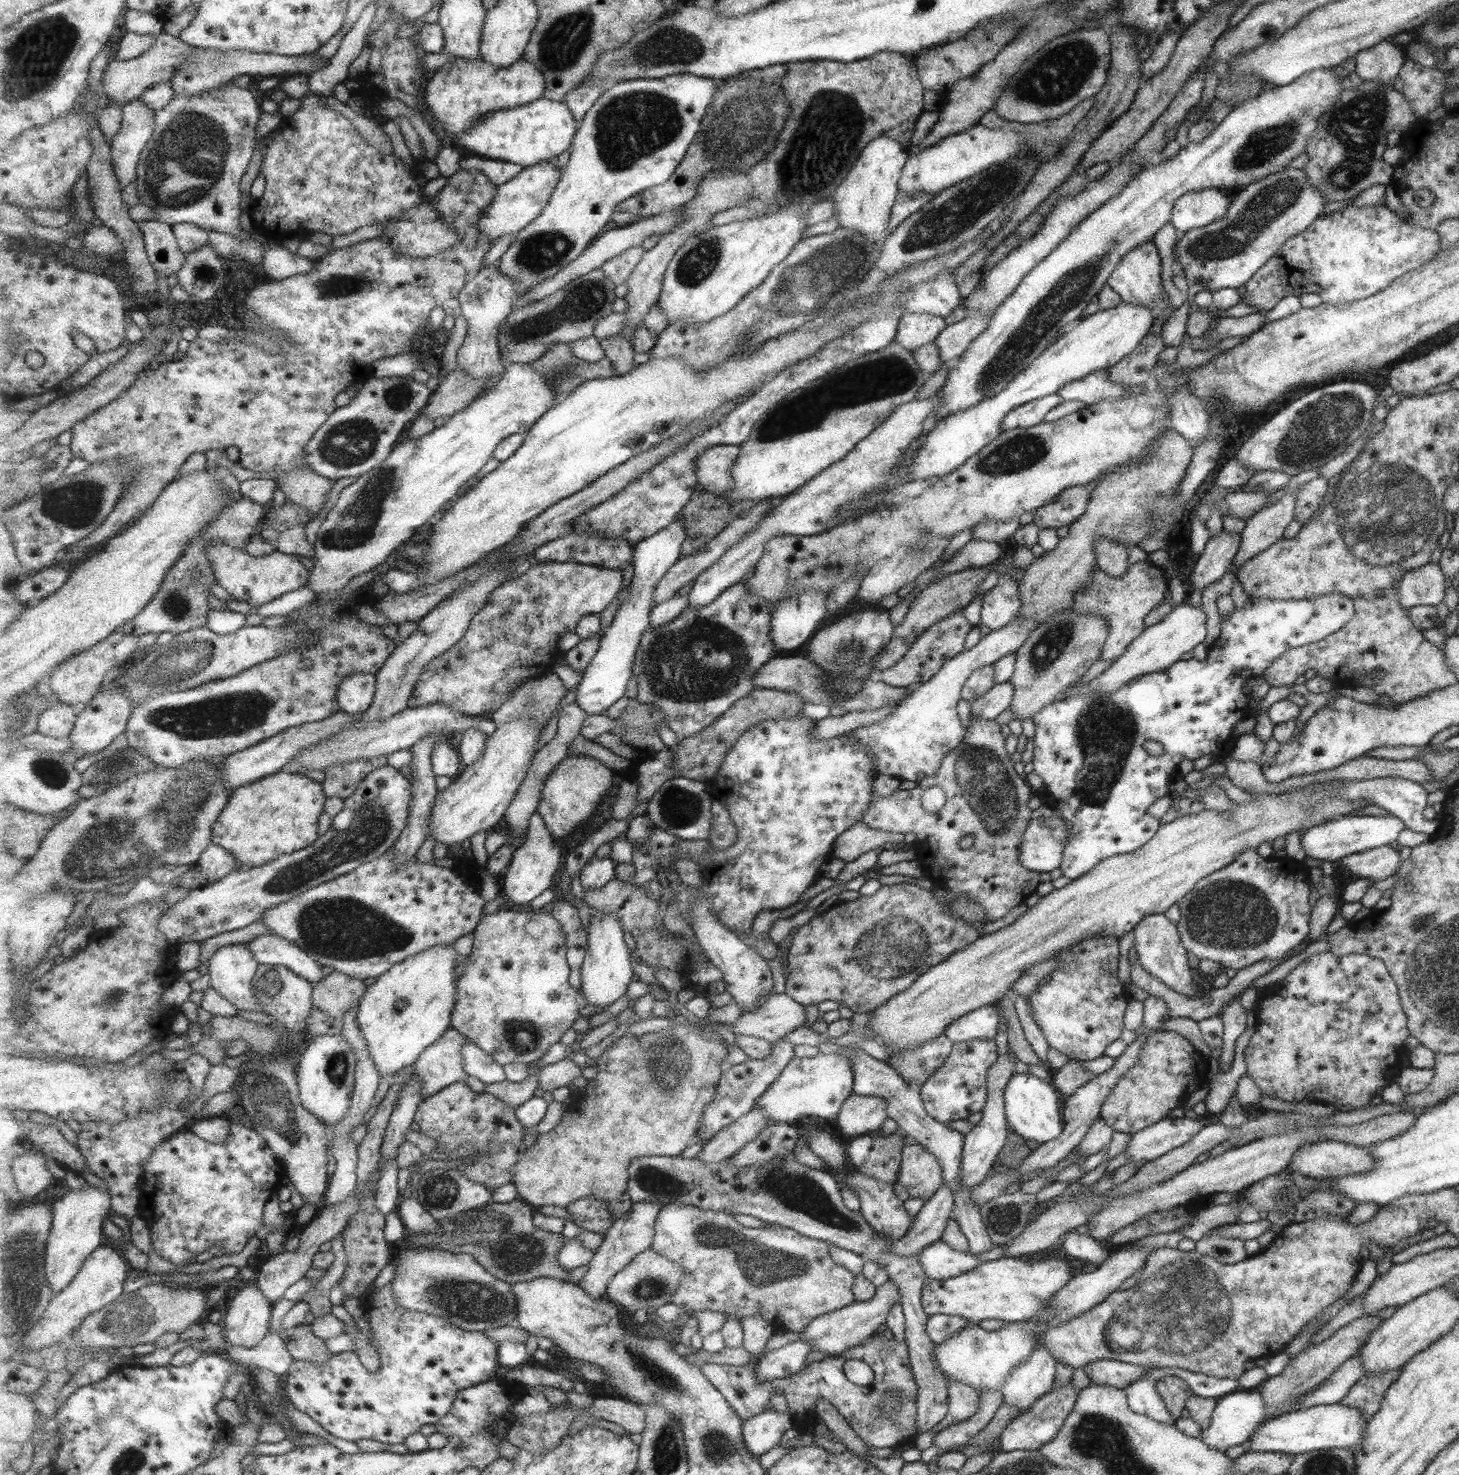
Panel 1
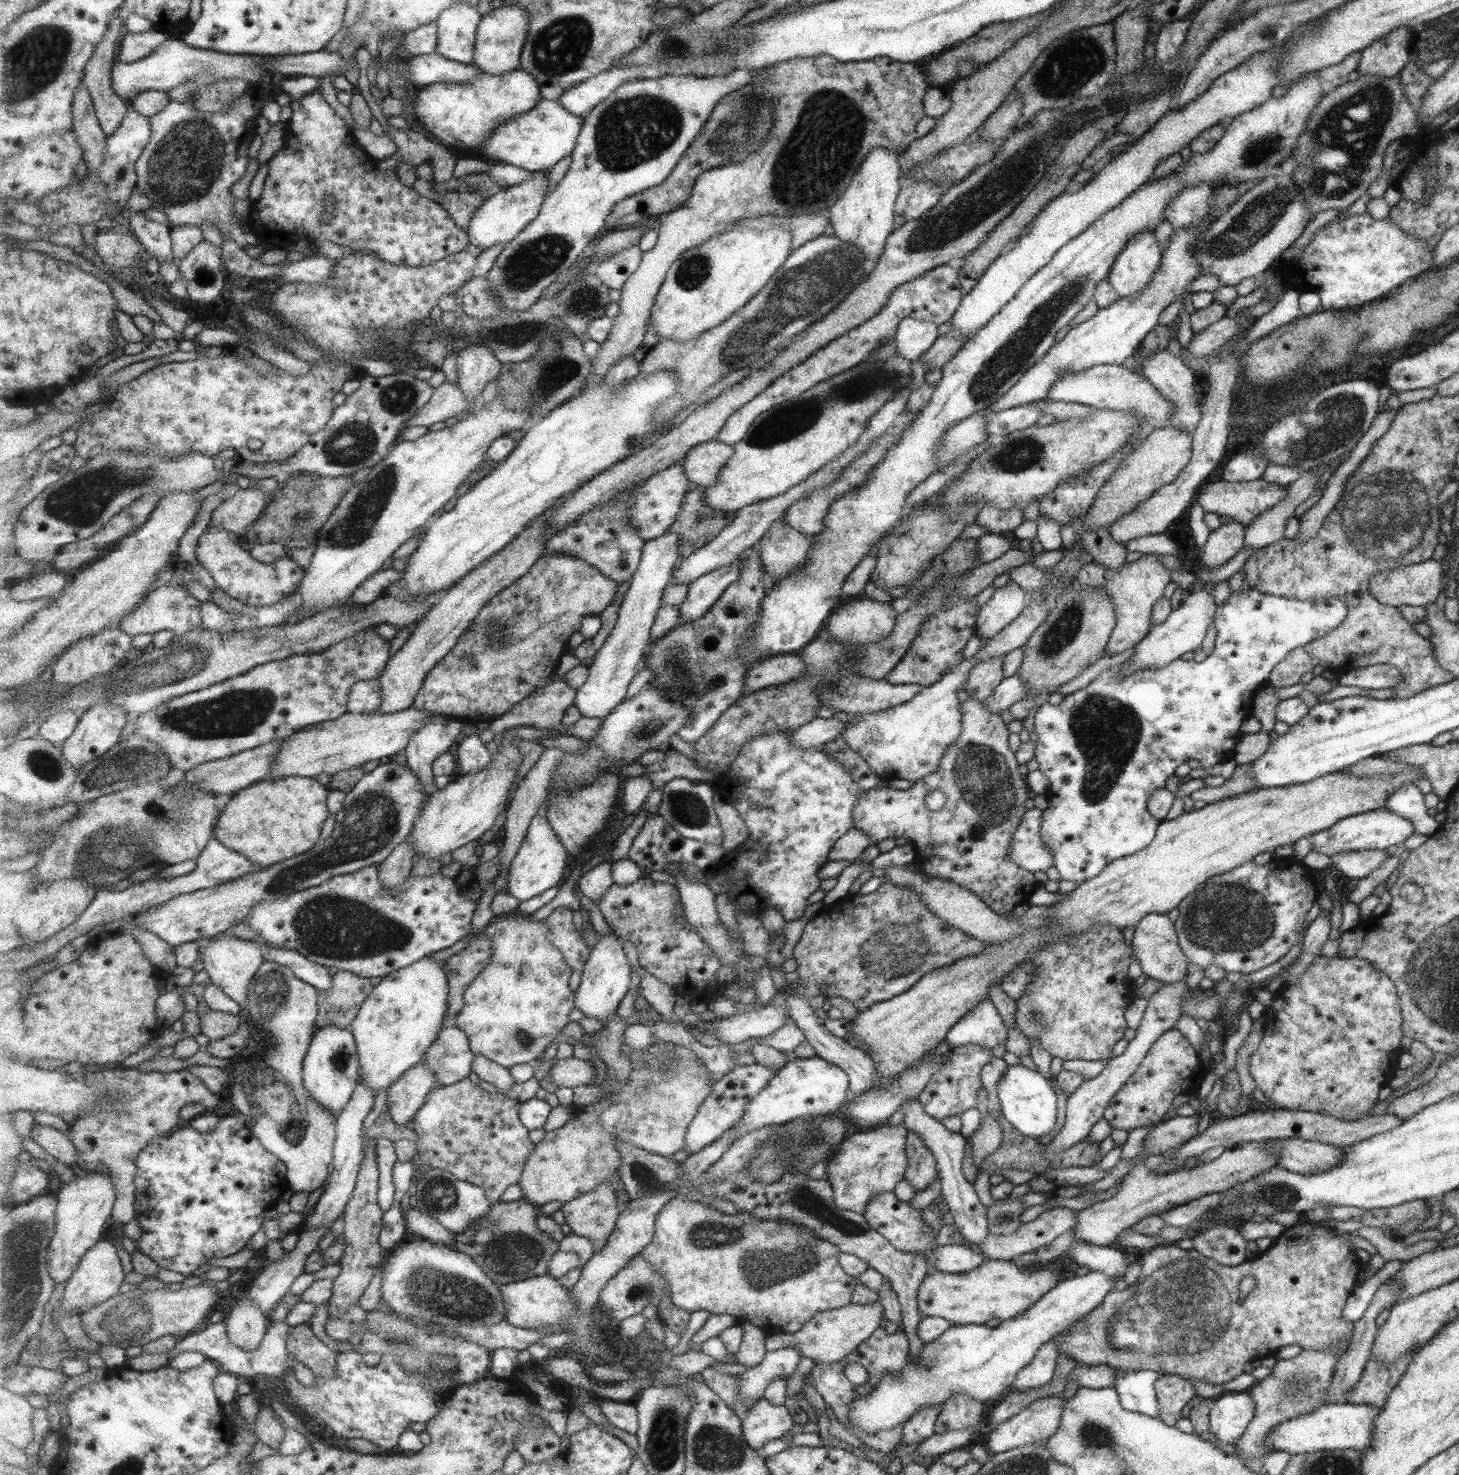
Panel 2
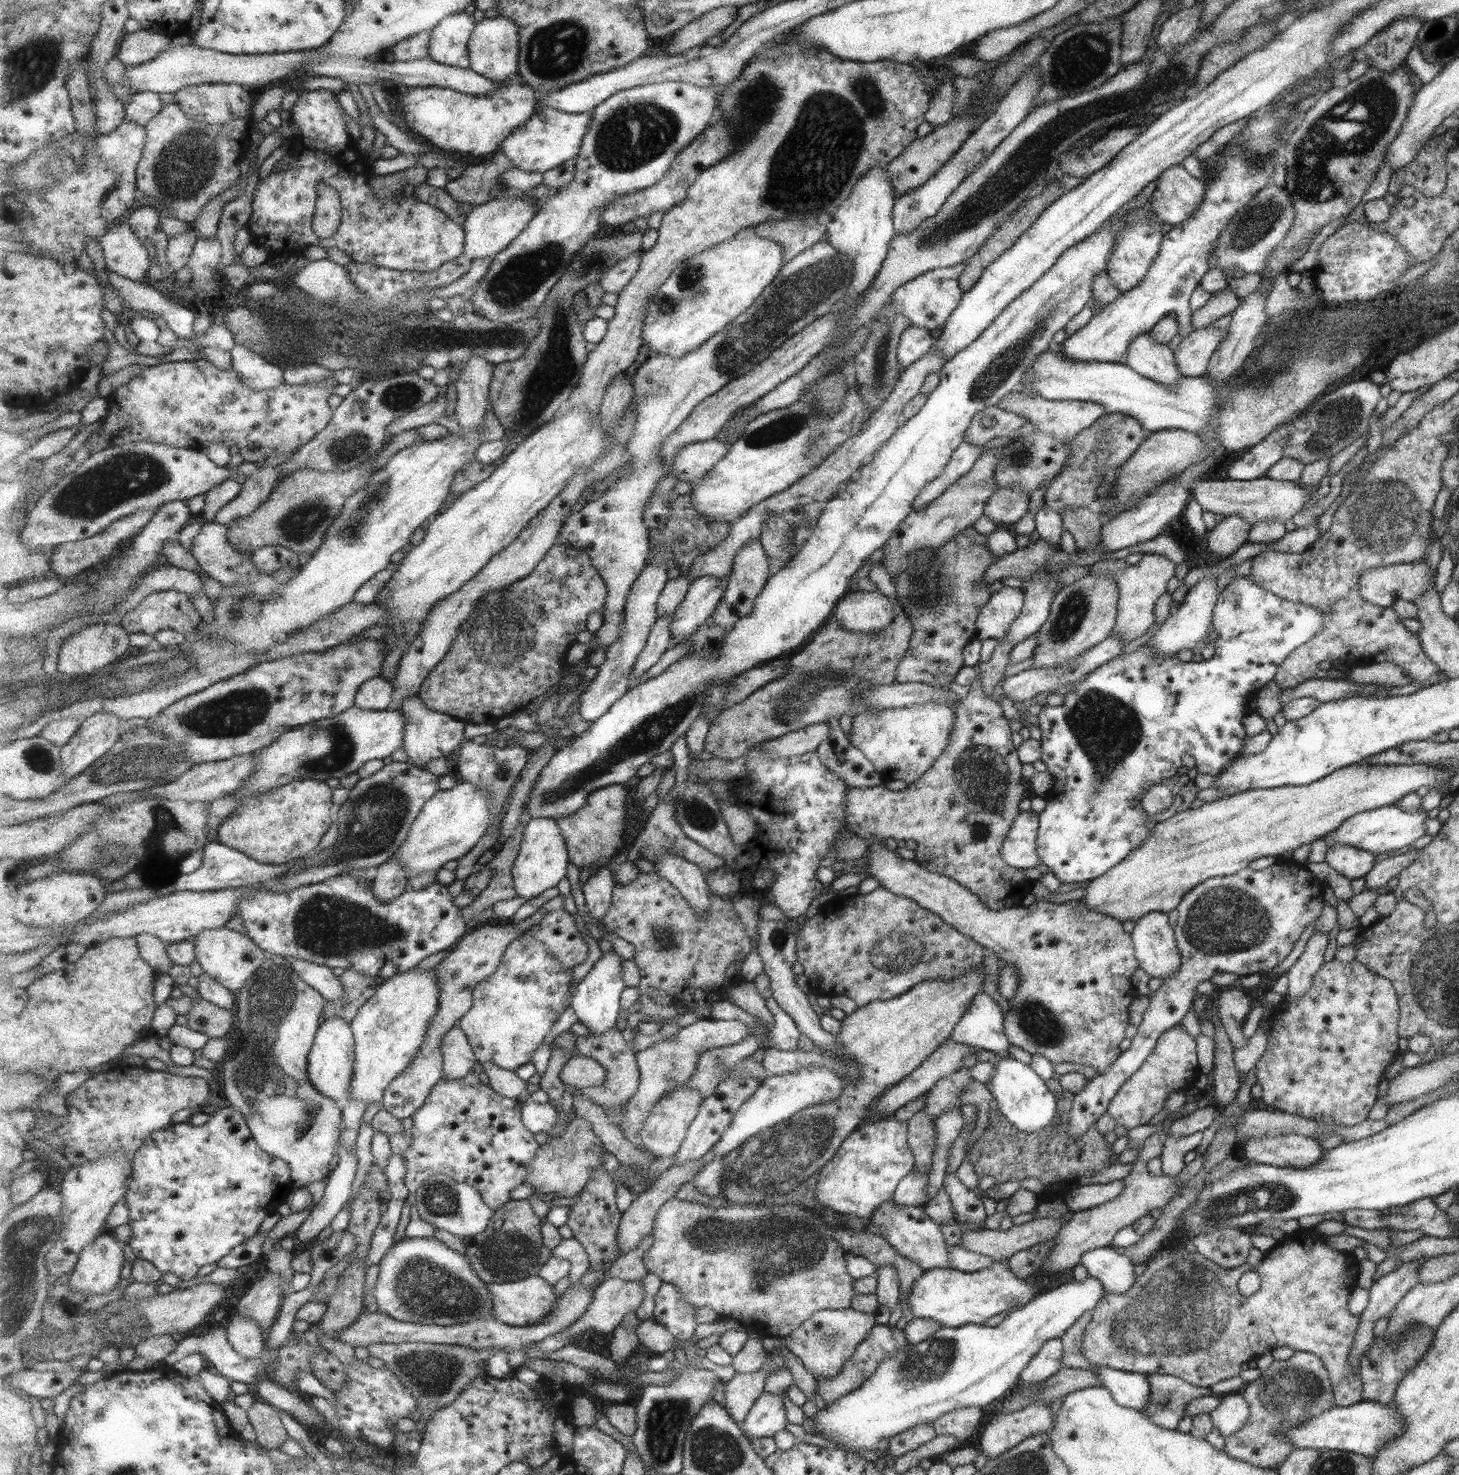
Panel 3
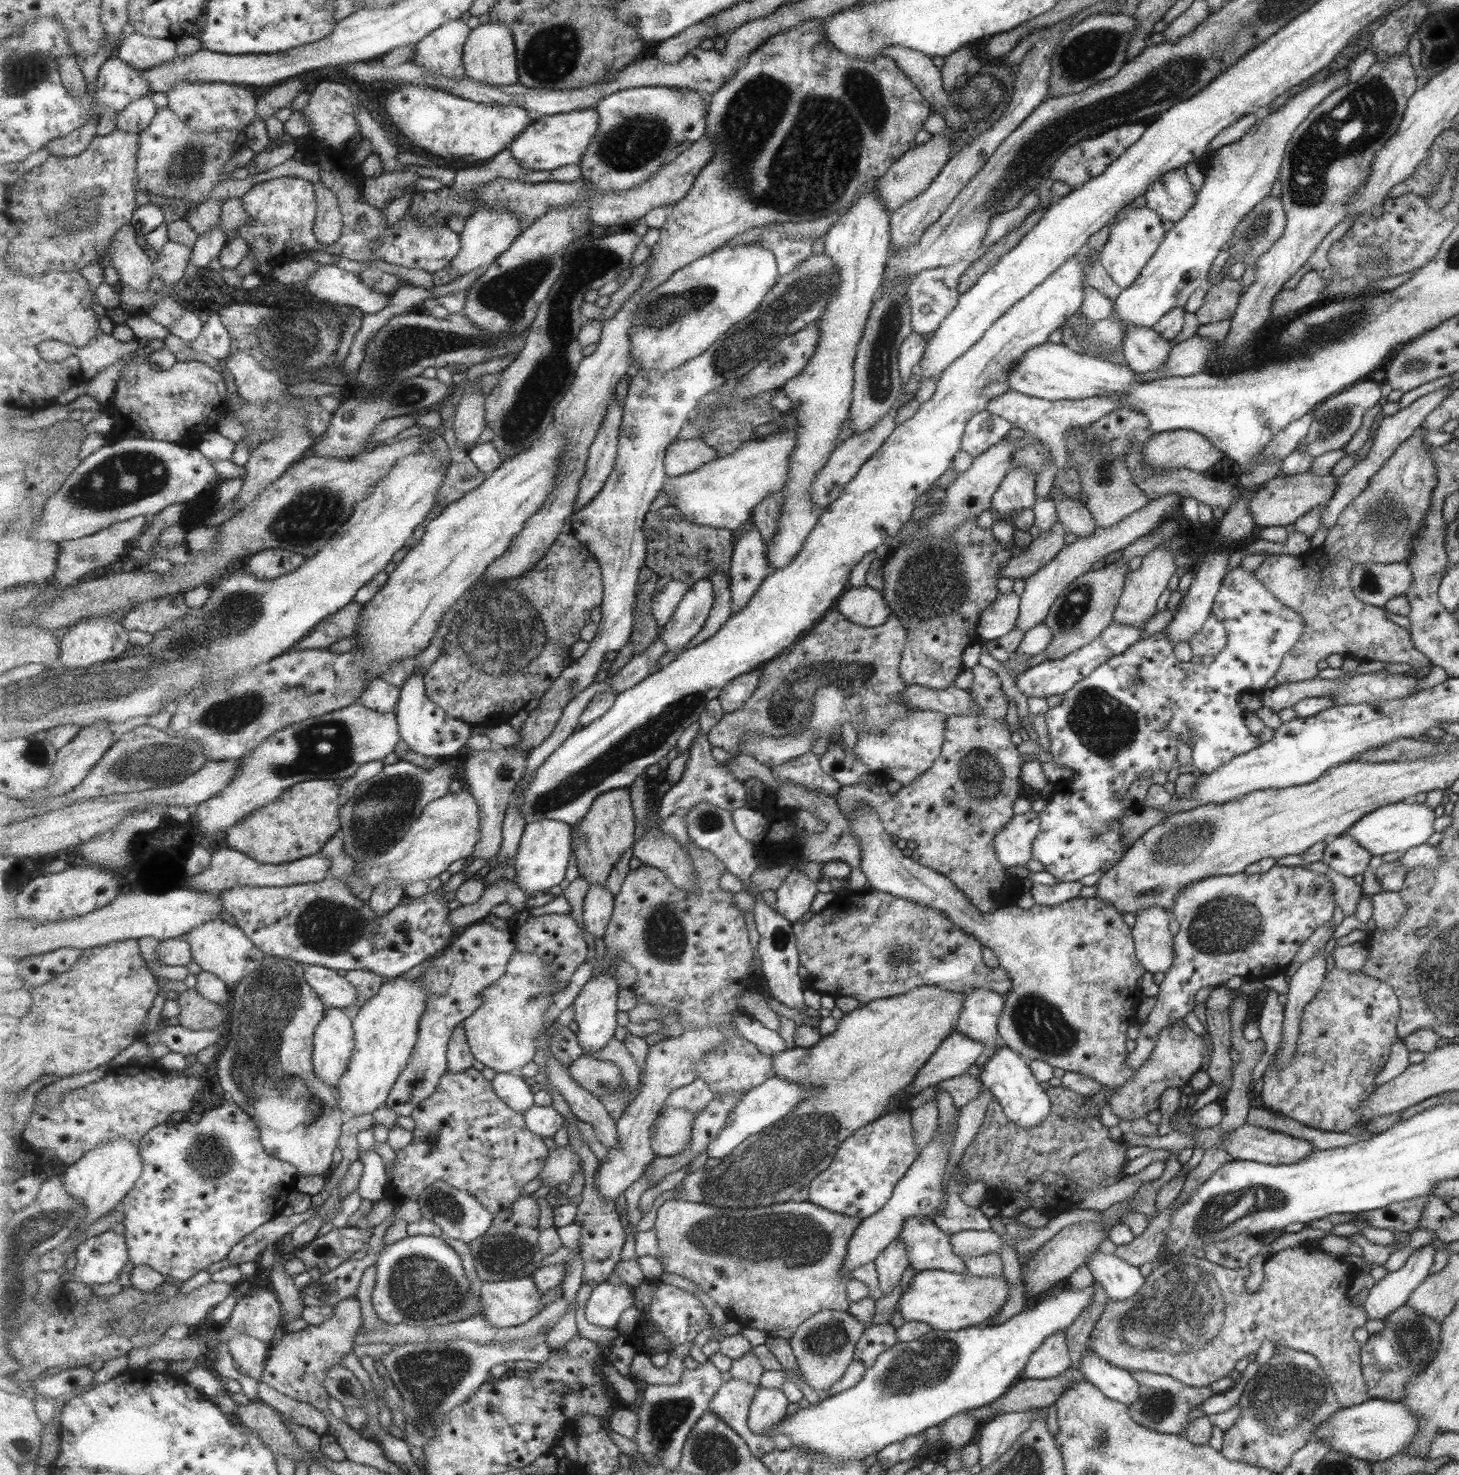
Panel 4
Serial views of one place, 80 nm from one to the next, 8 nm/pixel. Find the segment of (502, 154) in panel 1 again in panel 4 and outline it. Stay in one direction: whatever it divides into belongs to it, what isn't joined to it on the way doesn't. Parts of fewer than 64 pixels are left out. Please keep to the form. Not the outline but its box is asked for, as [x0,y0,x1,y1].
[509,108,601,171]

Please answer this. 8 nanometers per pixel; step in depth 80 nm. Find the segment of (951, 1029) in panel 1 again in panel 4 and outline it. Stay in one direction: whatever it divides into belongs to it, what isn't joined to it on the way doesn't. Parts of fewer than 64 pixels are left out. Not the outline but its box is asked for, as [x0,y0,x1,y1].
[955,989,1003,1050]

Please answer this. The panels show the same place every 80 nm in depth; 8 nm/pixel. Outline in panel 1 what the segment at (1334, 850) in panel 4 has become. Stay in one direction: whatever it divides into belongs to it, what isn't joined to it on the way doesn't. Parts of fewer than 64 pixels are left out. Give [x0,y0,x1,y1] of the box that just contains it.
[1337,845,1400,882]

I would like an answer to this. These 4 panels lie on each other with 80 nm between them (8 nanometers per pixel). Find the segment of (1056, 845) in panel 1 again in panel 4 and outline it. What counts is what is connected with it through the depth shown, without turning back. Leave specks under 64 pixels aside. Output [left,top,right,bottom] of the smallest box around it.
[993,812,1039,867]

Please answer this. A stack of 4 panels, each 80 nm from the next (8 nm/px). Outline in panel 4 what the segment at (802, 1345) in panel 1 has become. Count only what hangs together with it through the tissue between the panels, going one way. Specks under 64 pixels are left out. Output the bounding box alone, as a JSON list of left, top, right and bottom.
[708,1378,775,1459]

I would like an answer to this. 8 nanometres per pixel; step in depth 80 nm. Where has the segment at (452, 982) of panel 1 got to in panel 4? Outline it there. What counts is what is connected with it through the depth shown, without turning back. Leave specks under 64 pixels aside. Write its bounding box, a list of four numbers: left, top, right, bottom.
[339,979,428,1117]

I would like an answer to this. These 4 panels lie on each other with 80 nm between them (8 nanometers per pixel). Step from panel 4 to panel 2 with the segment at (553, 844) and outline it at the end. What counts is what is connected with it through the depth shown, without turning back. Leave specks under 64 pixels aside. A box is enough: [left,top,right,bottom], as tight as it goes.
[509,814,570,901]

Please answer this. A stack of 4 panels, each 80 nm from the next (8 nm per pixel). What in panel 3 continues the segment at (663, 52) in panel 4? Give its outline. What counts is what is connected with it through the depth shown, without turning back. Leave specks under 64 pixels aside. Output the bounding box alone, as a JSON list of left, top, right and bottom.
[668,6,737,55]

